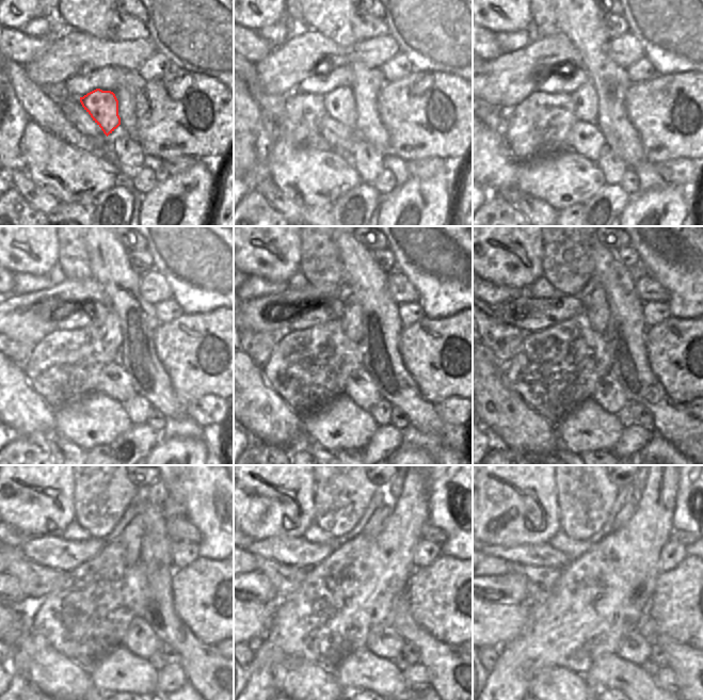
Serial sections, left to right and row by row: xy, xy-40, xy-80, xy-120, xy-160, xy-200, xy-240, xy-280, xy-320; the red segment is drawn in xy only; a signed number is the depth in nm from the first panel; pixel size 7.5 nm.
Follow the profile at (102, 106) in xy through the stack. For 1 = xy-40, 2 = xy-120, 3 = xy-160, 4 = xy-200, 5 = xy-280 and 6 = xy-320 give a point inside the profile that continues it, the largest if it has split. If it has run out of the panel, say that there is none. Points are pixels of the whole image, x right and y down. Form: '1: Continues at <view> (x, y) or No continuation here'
1: Continues at xy-40 (340, 104)
2: Continues at xy-120 (111, 335)
3: Continues at xy-160 (352, 322)
4: Continues at xy-200 (597, 314)
5: Continues at xy-280 (380, 519)
6: Continues at xy-320 (627, 511)

